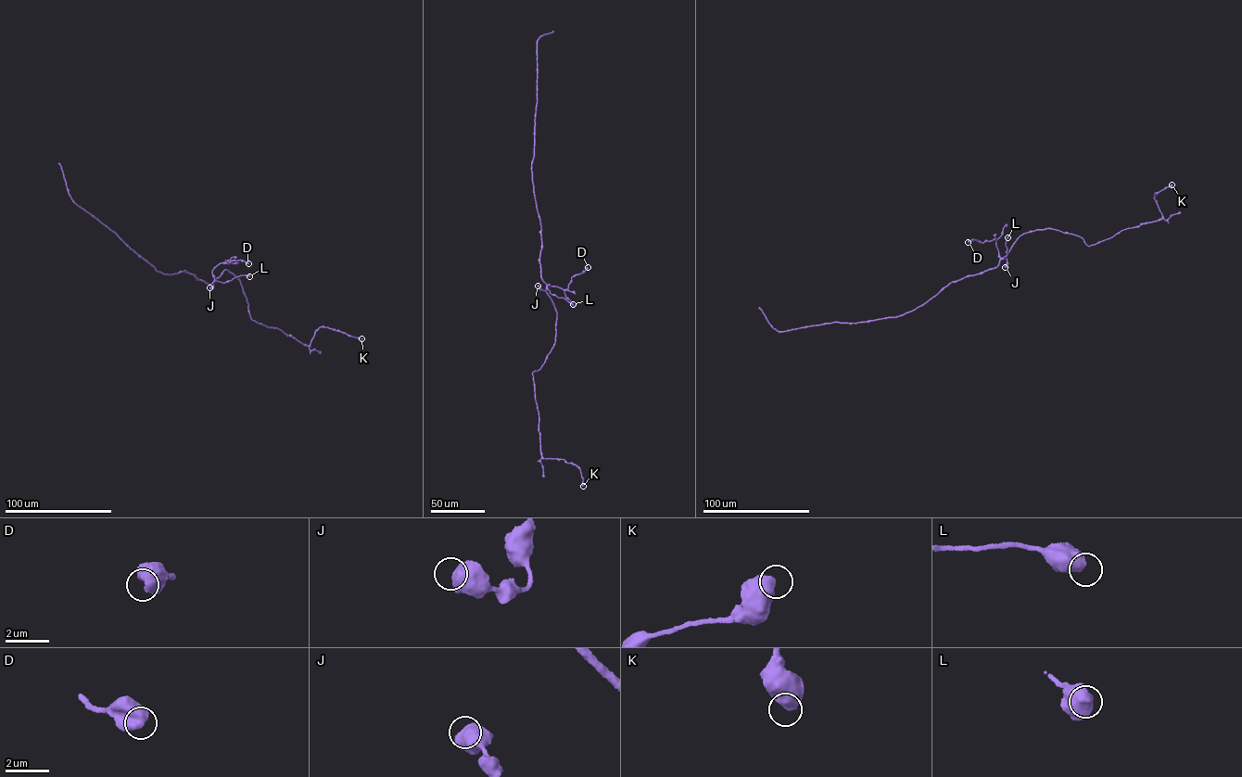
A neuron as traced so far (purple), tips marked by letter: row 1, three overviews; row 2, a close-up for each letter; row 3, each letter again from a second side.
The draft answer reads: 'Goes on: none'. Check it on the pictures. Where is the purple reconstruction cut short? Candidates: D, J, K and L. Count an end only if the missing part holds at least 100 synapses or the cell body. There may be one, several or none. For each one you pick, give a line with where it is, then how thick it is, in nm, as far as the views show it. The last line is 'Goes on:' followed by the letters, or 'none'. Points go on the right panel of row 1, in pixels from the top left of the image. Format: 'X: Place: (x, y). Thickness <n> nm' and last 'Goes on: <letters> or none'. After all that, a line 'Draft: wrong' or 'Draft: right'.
Goes on: none
Draft: right

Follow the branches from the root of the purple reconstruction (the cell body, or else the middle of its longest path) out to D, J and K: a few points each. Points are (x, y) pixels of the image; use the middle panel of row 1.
D: (540, 272), (542, 280), (548, 286), (567, 289), (572, 277), (588, 267)
J: (540, 272), (546, 290), (538, 286)
K: (540, 272), (557, 314), (554, 345), (541, 367), (532, 374), (541, 454), (575, 464), (580, 469), (583, 486)

